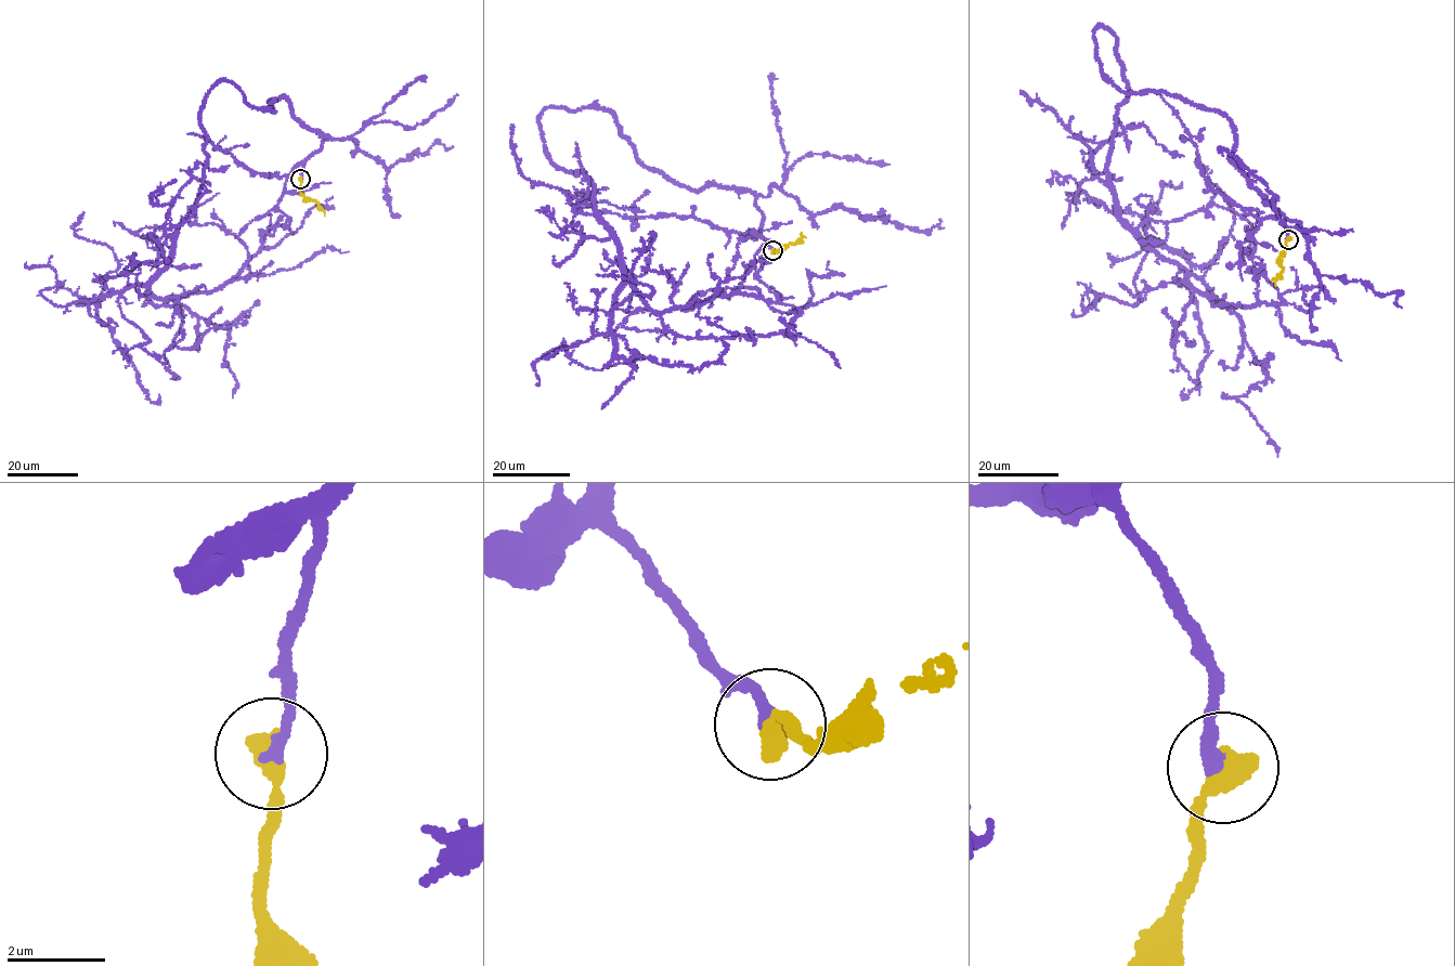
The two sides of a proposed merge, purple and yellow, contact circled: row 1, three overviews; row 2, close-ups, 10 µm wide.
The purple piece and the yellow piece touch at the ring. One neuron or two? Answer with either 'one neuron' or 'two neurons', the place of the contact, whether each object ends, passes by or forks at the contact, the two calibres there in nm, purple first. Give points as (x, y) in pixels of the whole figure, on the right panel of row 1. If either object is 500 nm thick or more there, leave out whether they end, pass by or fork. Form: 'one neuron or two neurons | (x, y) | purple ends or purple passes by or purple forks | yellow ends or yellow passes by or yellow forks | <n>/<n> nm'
one neuron | (1288, 239) | 260/500 nm

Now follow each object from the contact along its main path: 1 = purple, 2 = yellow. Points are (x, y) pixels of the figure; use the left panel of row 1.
1: (300, 179), (327, 136), (285, 99), (257, 109), (219, 80), (196, 205), (148, 291), (221, 289), (332, 197)
2: (300, 179), (303, 196), (317, 203), (324, 216)

